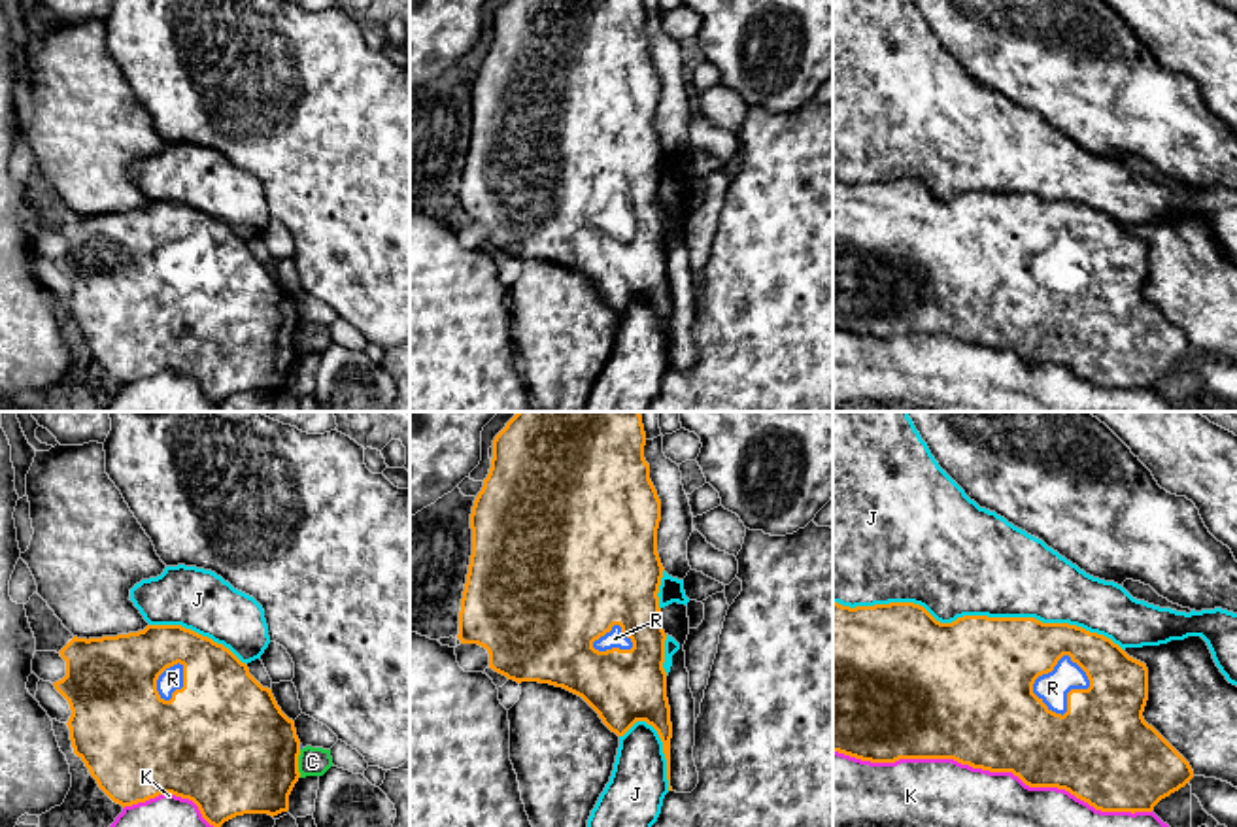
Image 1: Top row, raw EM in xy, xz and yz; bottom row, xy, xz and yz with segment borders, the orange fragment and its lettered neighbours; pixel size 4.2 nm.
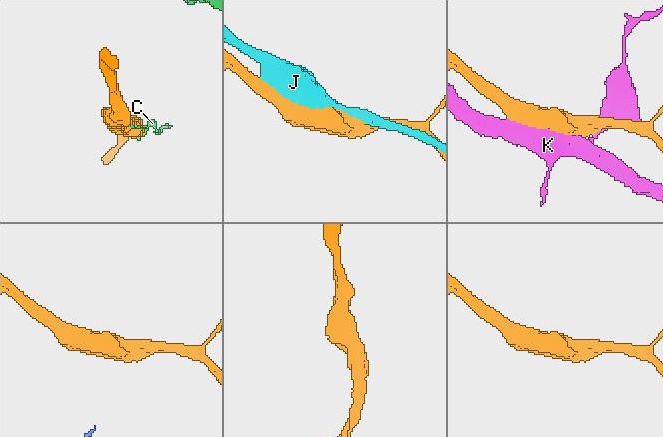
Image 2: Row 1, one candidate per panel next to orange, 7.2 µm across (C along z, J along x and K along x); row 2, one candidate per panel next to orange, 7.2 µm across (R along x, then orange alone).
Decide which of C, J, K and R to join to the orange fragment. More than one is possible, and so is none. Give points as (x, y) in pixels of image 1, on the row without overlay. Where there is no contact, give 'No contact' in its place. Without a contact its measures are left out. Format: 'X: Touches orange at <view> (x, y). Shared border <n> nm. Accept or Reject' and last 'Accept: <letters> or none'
C: Touches orange at xy (297, 340). Shared border 120 nm. Reject
J: Touches orange at yz (979, 193). Shared border 1250 nm. Reject
K: Touches orange at yz (992, 348). Shared border 1400 nm. Reject
R: Touches orange at yz (1083, 267). Shared border 280 nm. Accept
Accept: R

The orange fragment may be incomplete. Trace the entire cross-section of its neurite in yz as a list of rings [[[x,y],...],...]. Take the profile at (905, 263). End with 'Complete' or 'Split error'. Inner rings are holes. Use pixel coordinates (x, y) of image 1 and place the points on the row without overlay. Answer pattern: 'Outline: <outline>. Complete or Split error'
Outline: [[[833,179],[833,329],[871,338],[895,340],[899,336],[954,336],[973,346],[1012,349],[1029,364],[1058,364],[1101,389],[1152,389],[1171,370],[1184,364],[1194,347],[1190,340],[1144,298],[1148,278],[1148,245],[1129,234],[1110,215],[1069,200],[1042,200],[1035,194],[963,193],[952,200],[937,198],[924,183],[914,179],[890,179],[874,183],[842,183]]]. Split error

